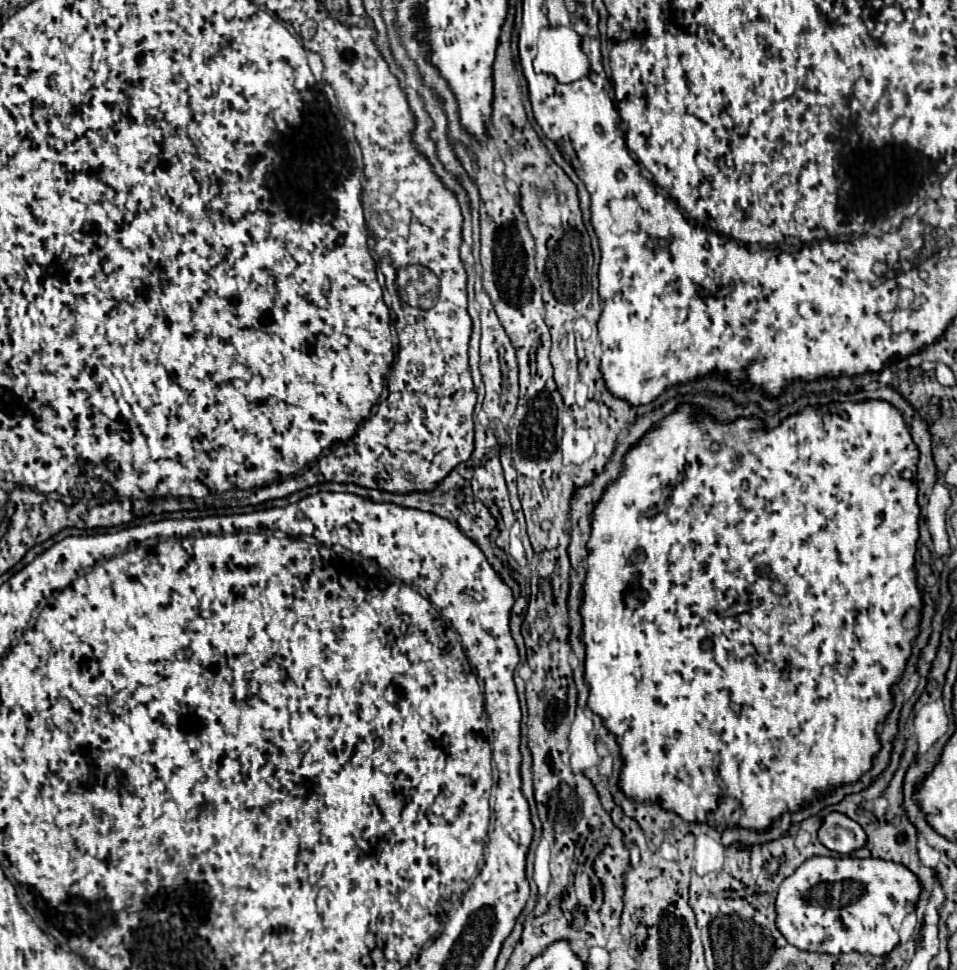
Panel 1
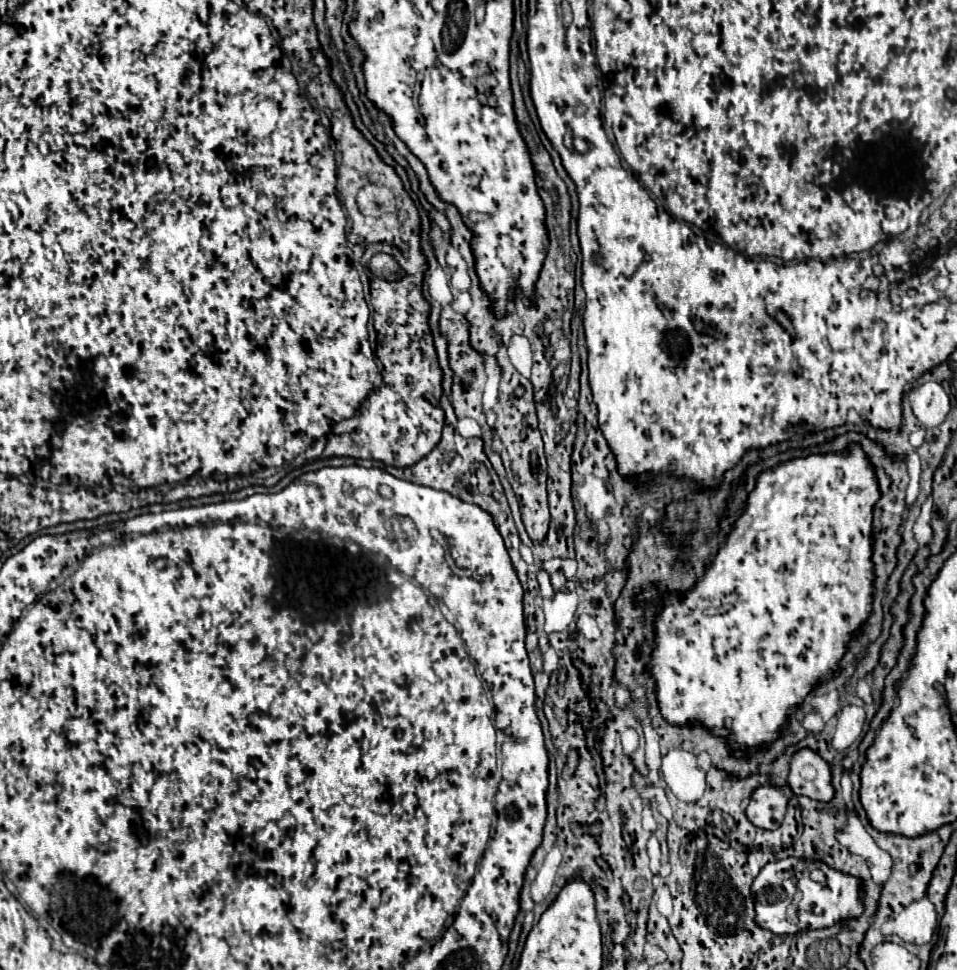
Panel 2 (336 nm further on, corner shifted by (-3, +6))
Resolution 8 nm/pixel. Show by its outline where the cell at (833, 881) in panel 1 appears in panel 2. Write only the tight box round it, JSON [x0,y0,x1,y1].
[751,857,863,935]

